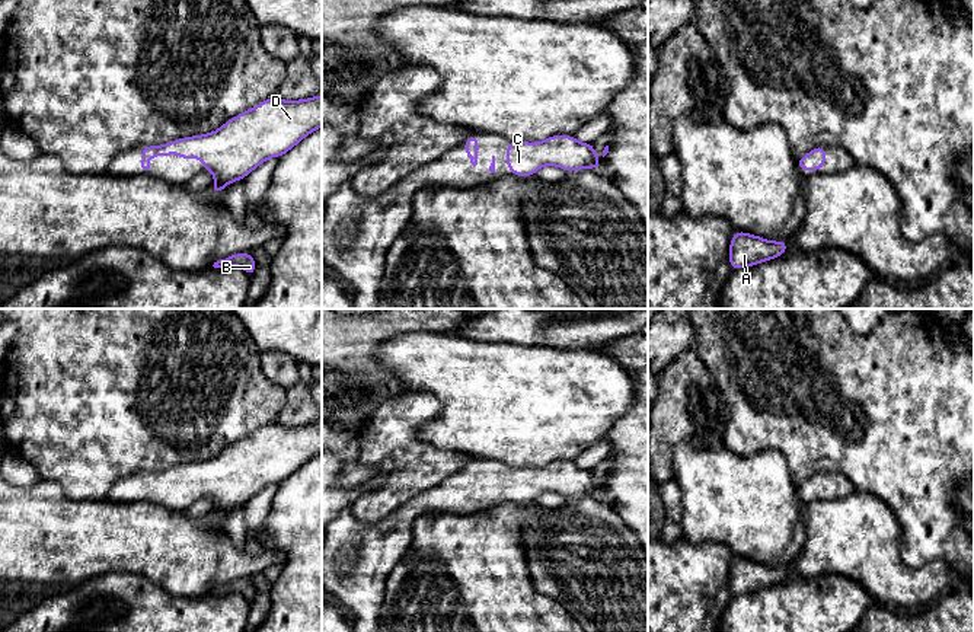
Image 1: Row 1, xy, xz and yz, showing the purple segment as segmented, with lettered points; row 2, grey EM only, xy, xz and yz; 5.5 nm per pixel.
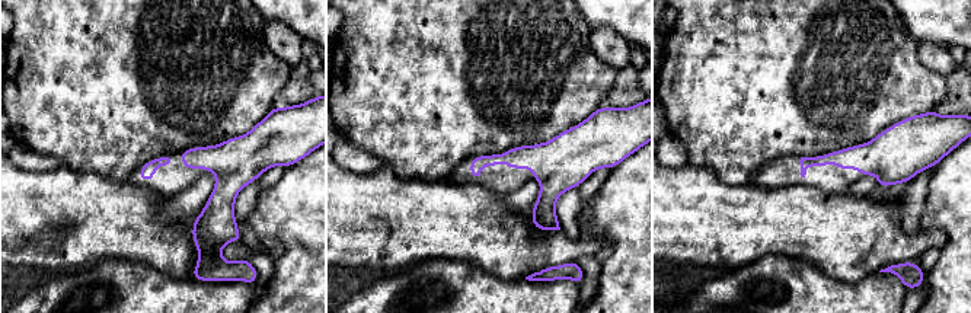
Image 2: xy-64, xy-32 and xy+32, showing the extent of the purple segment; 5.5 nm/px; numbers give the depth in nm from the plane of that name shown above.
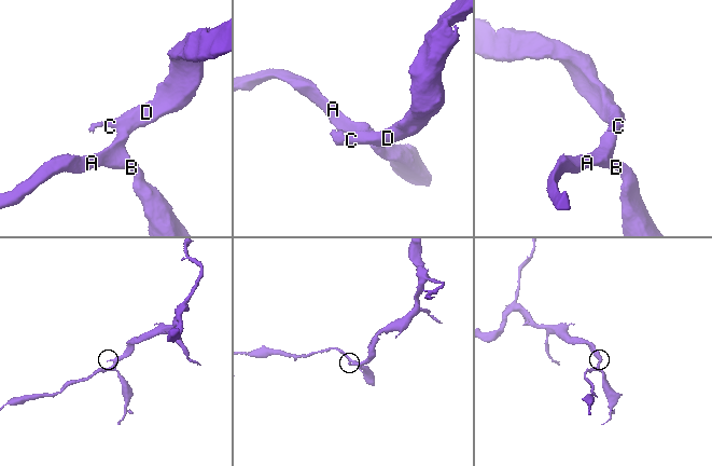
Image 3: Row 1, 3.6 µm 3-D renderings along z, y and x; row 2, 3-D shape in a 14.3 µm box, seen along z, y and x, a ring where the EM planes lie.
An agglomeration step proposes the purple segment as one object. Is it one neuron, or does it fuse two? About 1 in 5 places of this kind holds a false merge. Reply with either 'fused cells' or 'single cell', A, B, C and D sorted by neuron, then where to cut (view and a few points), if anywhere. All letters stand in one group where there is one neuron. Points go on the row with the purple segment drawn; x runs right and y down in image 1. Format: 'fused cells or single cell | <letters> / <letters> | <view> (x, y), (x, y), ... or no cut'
single cell | A B C D | no cut

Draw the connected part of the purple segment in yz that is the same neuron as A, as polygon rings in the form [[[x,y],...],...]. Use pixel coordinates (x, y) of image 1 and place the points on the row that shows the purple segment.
[[[737,230],[729,243],[729,265],[732,271],[754,266],[779,258],[786,250],[786,240],[770,242],[764,237]]]

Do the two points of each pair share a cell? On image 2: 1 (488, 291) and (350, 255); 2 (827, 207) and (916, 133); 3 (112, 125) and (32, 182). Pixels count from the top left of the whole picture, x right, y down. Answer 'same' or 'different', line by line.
1: different
2: different
3: different

